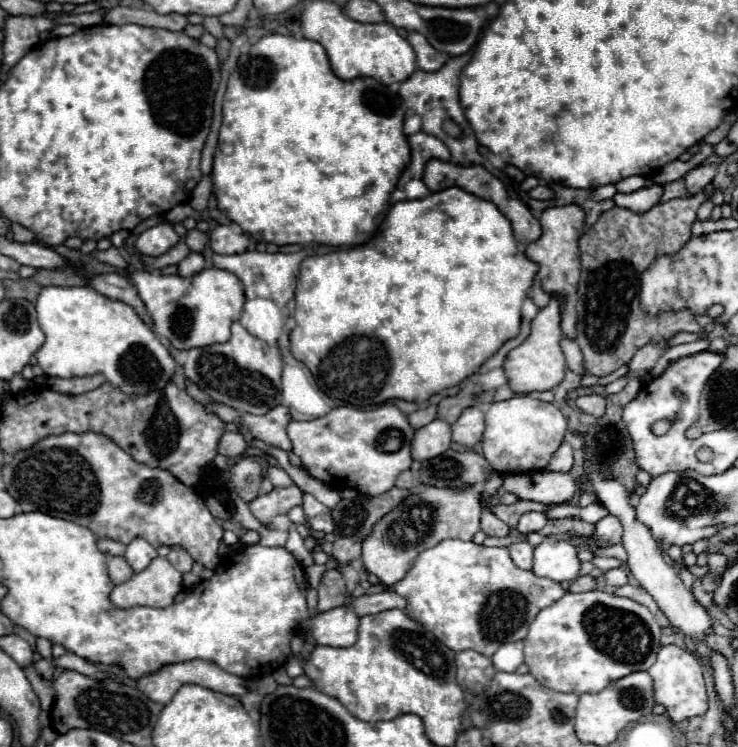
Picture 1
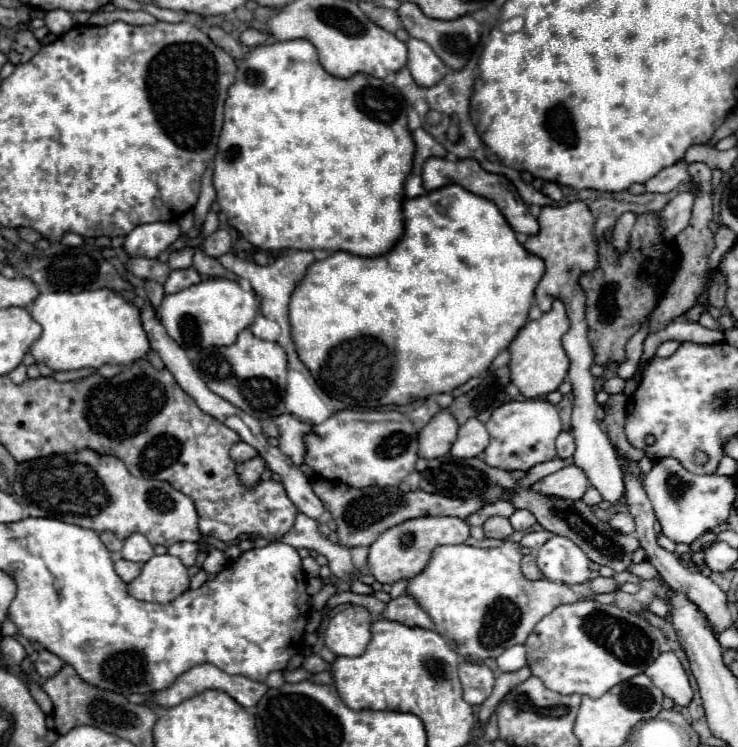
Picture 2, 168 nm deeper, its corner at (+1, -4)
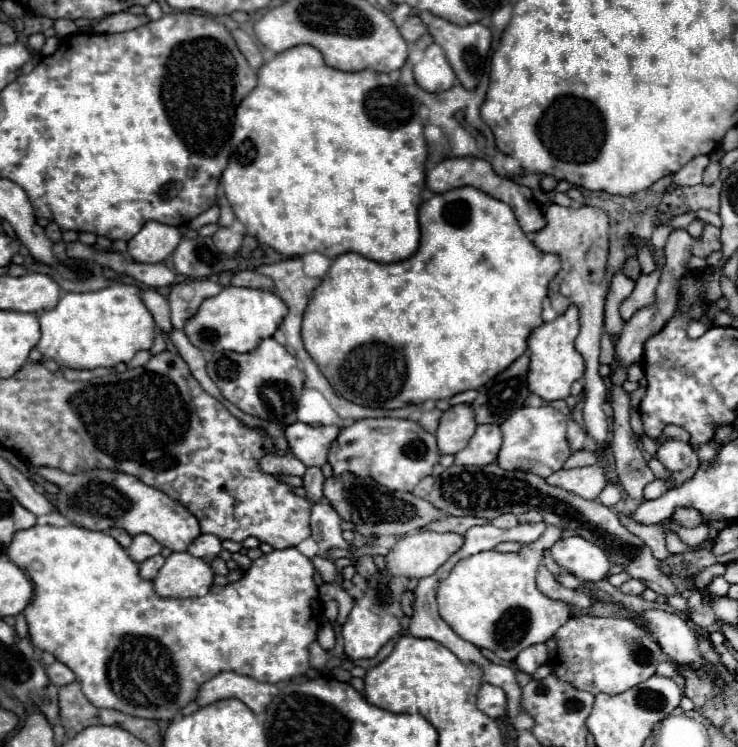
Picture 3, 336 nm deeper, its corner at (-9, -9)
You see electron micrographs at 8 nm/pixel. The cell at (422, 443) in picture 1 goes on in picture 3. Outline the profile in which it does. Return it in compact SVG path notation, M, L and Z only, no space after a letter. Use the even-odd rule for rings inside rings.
M454 405L444 411L440 419L440 427L436 431L440 455L456 455L464 449L476 429L474 413L470 405Z

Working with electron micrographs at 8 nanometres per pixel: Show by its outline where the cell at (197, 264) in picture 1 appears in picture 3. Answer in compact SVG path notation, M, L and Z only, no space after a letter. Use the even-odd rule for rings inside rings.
M194 279L194 281L184 281L172 287L168 301L170 301L170 319L176 329L182 329L186 319L190 319L198 305L212 295L218 295L222 285L210 281L210 279Z

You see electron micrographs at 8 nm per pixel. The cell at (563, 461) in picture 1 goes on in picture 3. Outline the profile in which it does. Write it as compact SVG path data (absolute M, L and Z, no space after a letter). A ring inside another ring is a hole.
M568 421L568 445L572 451L580 451L584 449L584 443L586 443L586 431L574 423L574 421Z

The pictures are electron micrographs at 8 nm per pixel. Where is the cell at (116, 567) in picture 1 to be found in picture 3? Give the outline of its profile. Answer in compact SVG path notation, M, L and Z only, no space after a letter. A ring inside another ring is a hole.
M156 555L156 557L150 557L150 559L142 561L142 563L138 565L138 567L140 567L140 577L146 579L146 581L152 581L162 565L164 565L164 557L162 557L162 555Z

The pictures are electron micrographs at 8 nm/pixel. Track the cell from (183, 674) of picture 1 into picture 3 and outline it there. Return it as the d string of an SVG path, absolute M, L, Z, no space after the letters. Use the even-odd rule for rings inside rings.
M222 671L222 673L214 675L212 679L208 679L198 689L196 703L200 707L204 707L204 705L210 705L220 699L234 697L234 699L240 699L242 703L246 703L256 715L260 715L266 711L268 701L272 701L272 697L276 697L276 693L278 693L278 687L272 683L260 683L252 677L244 677L234 671Z

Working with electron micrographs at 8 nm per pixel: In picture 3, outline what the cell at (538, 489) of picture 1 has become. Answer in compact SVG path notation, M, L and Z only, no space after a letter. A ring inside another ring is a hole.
M590 465L590 467L578 467L578 469L562 469L550 475L548 485L556 485L564 491L570 491L584 499L596 499L600 491L606 487L608 477L602 465Z

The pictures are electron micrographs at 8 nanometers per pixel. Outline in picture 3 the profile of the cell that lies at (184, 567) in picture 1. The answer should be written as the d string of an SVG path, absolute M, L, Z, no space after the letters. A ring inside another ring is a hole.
M200 535L200 537L188 547L188 553L190 553L192 557L204 559L204 561L212 561L214 557L218 557L220 551L222 551L220 539L214 537L214 535Z

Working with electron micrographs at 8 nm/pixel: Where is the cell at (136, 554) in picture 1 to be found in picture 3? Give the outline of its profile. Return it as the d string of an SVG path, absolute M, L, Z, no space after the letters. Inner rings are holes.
M136 535L132 539L132 545L126 549L130 559L136 561L136 563L142 563L154 555L158 555L162 551L162 545L156 543L150 535Z

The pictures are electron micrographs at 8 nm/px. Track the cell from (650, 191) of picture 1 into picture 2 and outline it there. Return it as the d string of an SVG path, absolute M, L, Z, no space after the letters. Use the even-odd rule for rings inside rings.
M626 212L626 214L622 214L622 216L618 218L618 222L616 222L614 230L612 230L612 248L614 248L616 252L622 254L622 252L628 250L630 230L632 230L634 222L636 222L636 216L630 214L630 212Z

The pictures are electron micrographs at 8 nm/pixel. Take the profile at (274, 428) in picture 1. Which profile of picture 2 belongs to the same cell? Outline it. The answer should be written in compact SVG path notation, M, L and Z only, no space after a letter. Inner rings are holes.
M282 414L274 418L270 424L264 426L266 436L280 438L280 450L286 454L296 466L304 464L306 456L306 446L304 446L304 436L312 430L310 424L300 422L292 414Z

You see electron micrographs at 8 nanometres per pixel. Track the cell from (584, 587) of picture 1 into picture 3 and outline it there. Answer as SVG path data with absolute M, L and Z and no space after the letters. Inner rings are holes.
M628 579L628 581L620 587L620 591L626 593L626 595L640 595L644 589L646 589L646 585L644 585L642 581L638 581L638 579Z

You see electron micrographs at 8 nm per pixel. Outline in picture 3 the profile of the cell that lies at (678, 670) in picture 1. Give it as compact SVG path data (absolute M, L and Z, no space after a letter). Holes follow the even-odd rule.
M660 663L656 675L672 679L672 681L676 681L676 685L680 685L680 689L684 689L684 677L682 677L682 673L678 671L676 665L672 665L672 663Z

